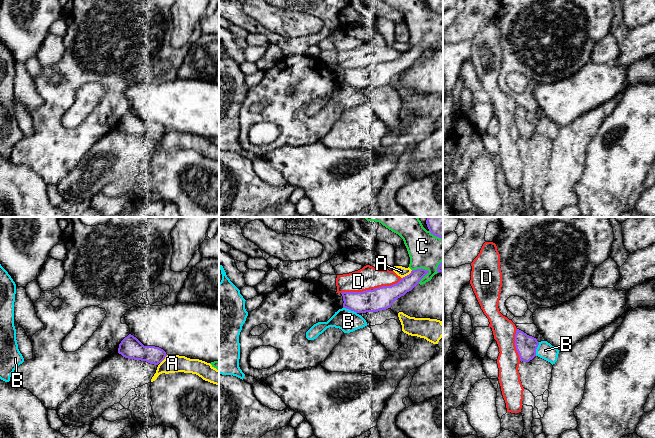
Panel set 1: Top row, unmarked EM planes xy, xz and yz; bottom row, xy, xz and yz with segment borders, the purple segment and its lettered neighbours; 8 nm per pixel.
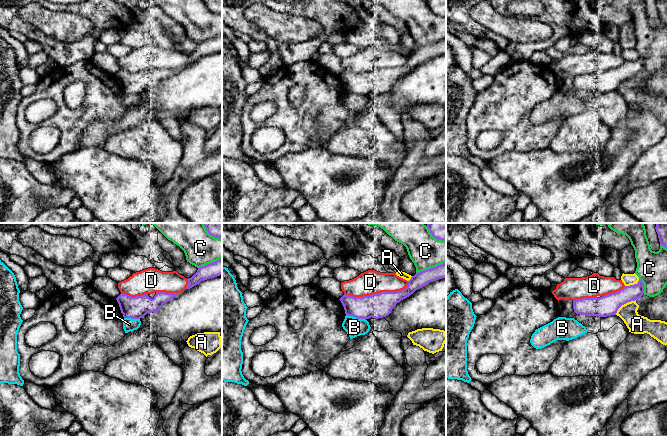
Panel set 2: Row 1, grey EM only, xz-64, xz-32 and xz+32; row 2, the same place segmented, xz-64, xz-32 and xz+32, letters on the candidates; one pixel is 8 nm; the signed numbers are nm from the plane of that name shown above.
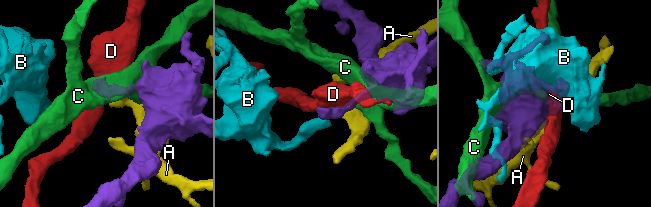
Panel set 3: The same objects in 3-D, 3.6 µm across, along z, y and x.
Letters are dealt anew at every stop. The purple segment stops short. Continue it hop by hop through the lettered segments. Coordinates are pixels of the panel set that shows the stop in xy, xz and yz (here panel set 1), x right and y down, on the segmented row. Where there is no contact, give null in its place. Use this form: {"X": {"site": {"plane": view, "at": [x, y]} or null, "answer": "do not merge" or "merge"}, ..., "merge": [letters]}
{"A": {"site": {"plane": "xz", "at": [407, 275]}, "answer": "do not merge"}, "B": {"site": {"plane": "xz", "at": [350, 309]}, "answer": "do not merge"}, "C": {"site": {"plane": "xz", "at": [424, 275]}, "answer": "do not merge"}, "D": {"site": {"plane": "yz", "at": [515, 345]}, "answer": "do not merge"}, "merge": []}

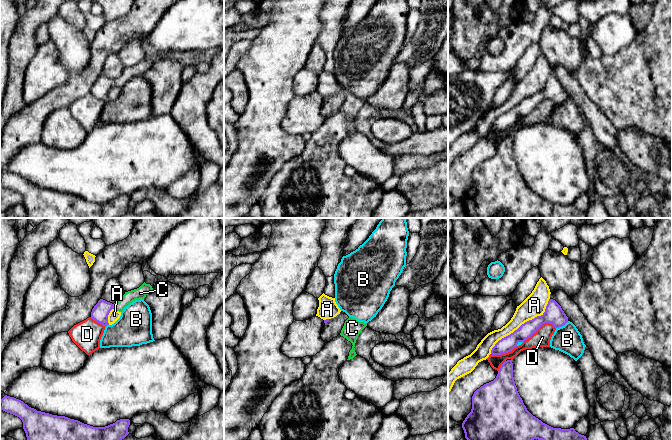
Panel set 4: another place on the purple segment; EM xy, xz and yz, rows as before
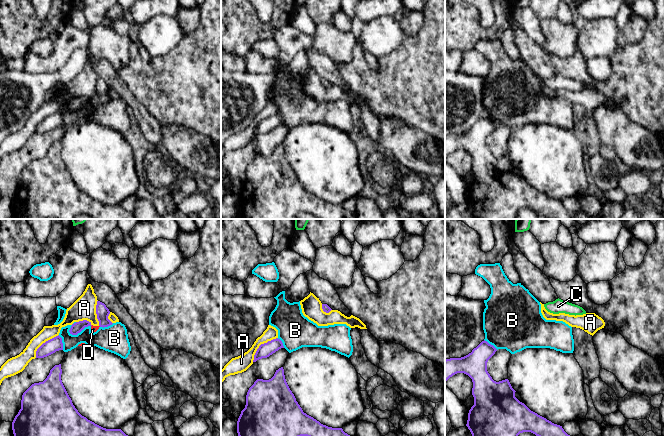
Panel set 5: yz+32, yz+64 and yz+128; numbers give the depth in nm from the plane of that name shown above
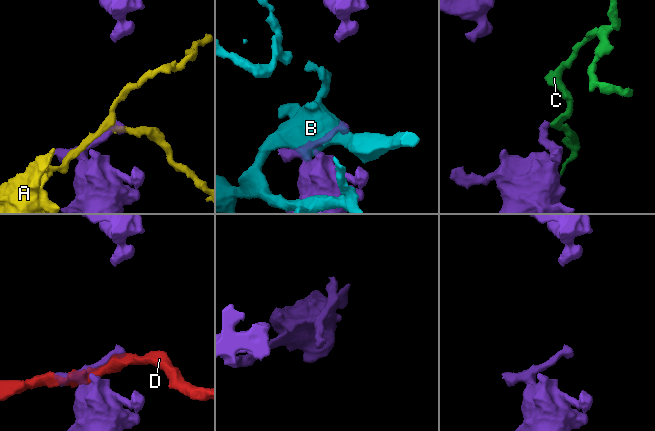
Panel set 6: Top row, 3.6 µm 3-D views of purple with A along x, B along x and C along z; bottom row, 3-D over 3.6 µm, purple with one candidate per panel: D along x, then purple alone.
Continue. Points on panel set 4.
{"A": {"site": {"plane": "yz", "at": [522, 324]}, "answer": "do not merge"}, "B": {"site": {"plane": "yz", "at": [562, 325]}, "answer": "do not merge"}, "C": {"site": {"plane": "xy", "at": [112, 306]}, "answer": "merge"}, "D": {"site": {"plane": "yz", "at": [539, 327]}, "answer": "do not merge"}, "merge": ["C"]}

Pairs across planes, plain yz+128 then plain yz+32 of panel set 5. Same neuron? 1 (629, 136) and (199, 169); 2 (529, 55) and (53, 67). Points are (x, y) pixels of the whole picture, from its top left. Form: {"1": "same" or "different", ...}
{"1": "same", "2": "different"}

